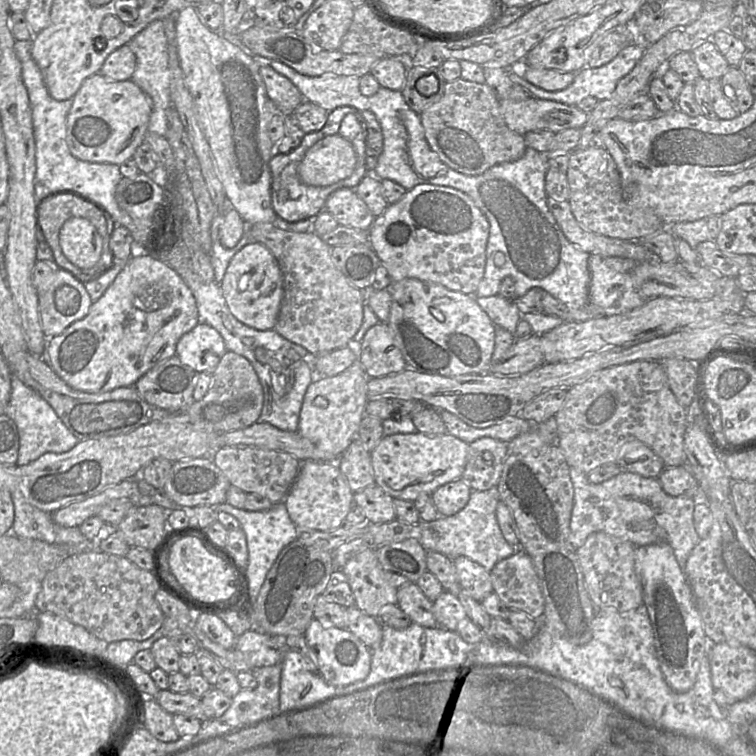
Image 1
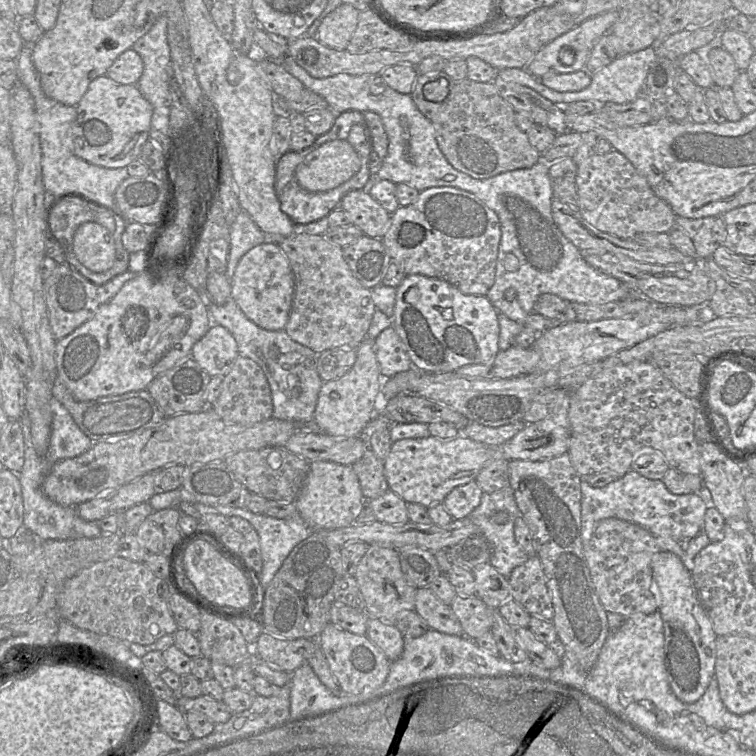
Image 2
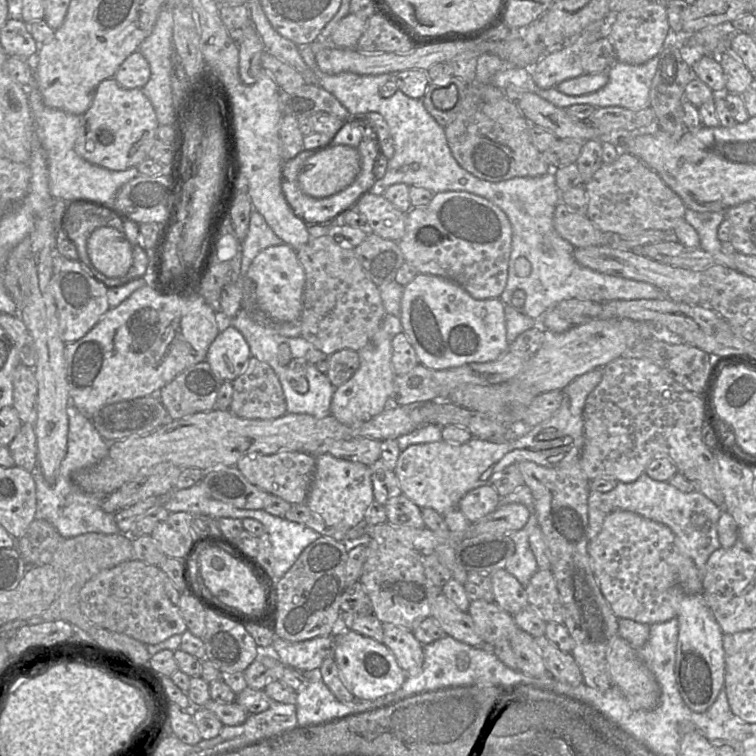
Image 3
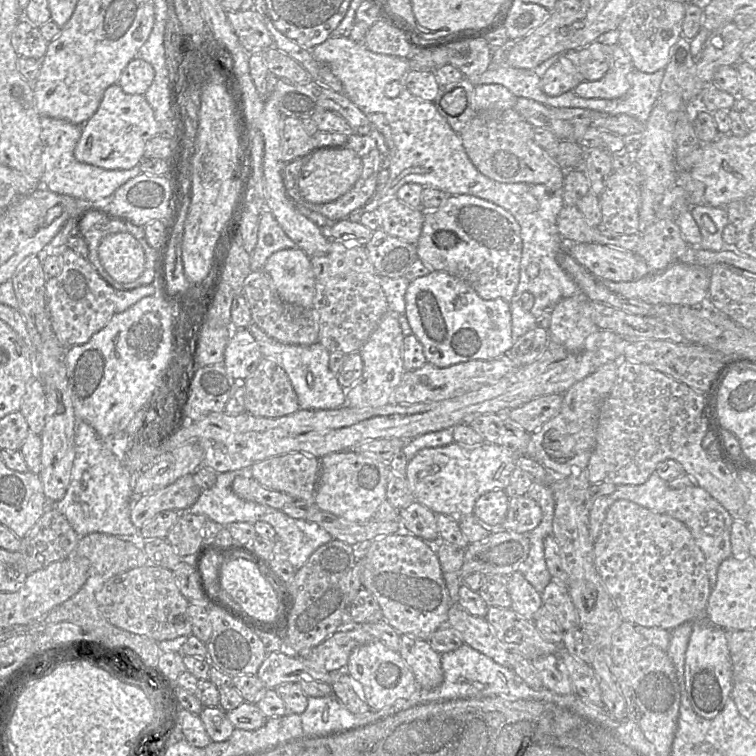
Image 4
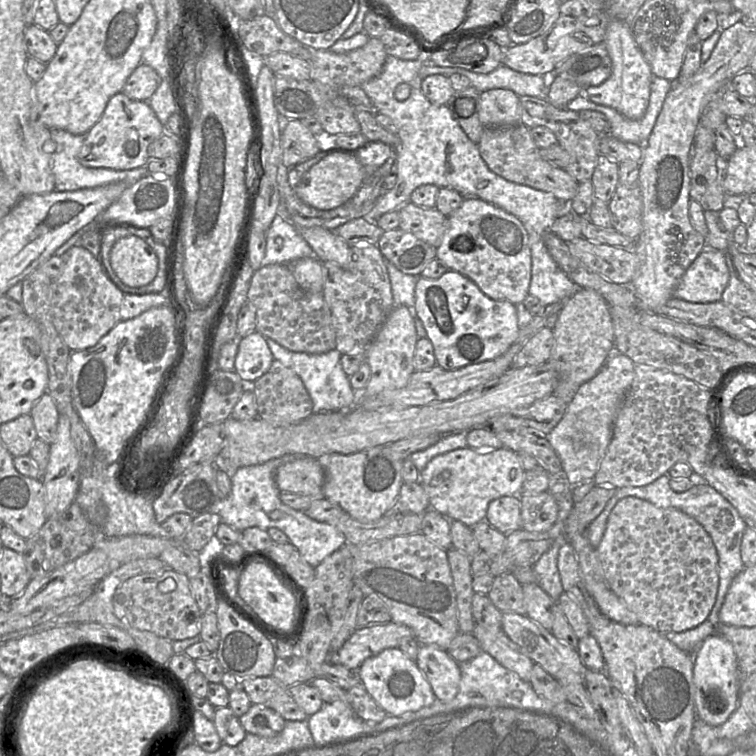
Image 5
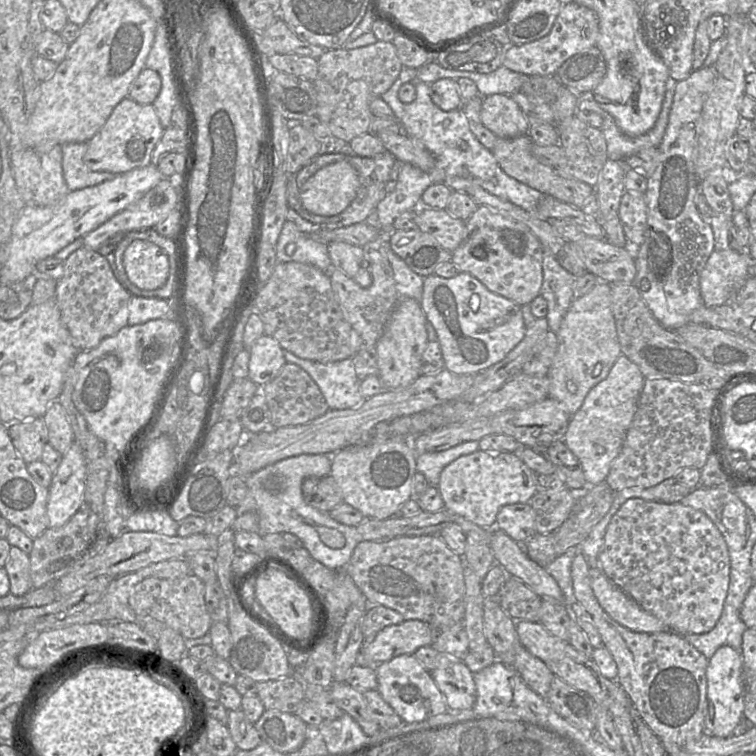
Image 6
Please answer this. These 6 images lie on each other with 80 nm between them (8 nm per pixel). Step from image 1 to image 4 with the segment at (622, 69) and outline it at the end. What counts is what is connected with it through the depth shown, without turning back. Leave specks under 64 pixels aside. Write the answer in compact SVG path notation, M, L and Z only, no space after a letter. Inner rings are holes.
M633 70L628 75L630 88L627 93L616 99L583 98L568 91L558 96L550 96L547 105L553 107L588 108L608 114L627 114L645 123L659 101L660 85L664 70L644 73Z

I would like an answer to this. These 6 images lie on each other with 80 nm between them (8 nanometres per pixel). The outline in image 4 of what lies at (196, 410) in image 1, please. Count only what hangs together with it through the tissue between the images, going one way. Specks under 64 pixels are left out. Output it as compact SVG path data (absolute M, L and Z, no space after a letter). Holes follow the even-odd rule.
M263 358L242 385L244 413L279 418L300 410L297 395L286 372L269 359Z

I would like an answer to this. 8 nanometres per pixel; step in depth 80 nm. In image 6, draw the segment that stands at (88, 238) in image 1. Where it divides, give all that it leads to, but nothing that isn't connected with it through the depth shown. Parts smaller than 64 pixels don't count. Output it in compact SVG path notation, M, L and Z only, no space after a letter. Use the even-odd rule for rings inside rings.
M133 240L125 249L122 260L130 286L139 289L158 289L171 274L166 251L148 240Z

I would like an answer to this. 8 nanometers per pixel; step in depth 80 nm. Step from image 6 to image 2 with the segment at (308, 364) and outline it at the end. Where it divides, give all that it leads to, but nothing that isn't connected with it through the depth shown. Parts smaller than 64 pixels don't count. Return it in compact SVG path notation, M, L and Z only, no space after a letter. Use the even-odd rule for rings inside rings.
M233 298L224 305L210 302L207 306L211 321L225 327L234 337L239 355L250 358L263 370L271 390L272 418L312 425L323 380L317 371L308 367L307 358L314 356L318 359L318 353L292 340L285 331L270 331L259 327L244 314Z

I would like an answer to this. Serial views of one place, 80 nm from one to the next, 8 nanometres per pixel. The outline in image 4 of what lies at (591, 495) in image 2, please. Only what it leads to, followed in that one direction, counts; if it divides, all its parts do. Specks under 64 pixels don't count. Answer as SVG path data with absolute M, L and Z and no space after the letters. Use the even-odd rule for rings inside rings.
M655 472L643 484L618 485L613 493L601 496L592 502L589 509L589 536L592 542L595 542L600 535L610 506L621 499L632 501L653 512L666 514L684 523L705 556L706 570L711 584L716 582L719 565L732 556L730 536L734 517L705 489L698 485L672 488Z

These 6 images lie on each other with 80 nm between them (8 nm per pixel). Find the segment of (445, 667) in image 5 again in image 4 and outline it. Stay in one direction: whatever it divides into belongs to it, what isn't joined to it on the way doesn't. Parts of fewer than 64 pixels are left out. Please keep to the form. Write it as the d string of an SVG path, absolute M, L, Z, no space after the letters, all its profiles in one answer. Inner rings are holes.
M401 635L401 646L398 652L422 688L433 690L443 682L441 654L427 641Z

